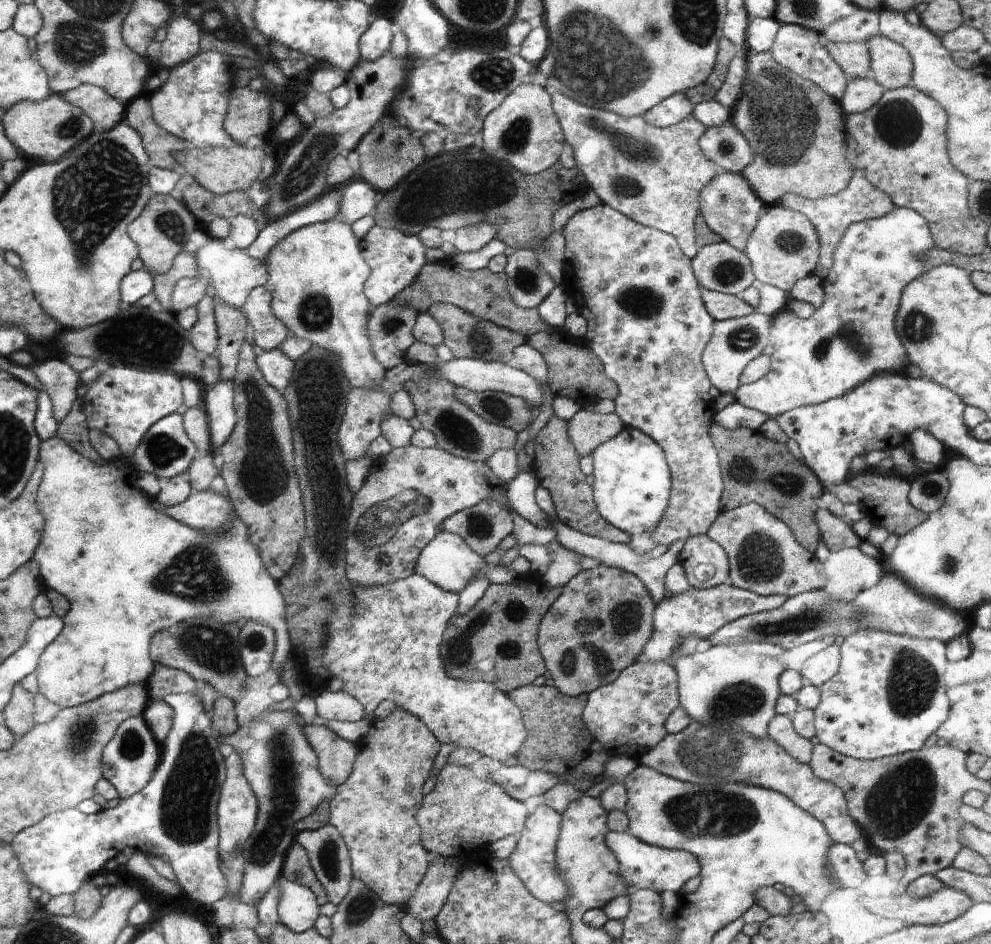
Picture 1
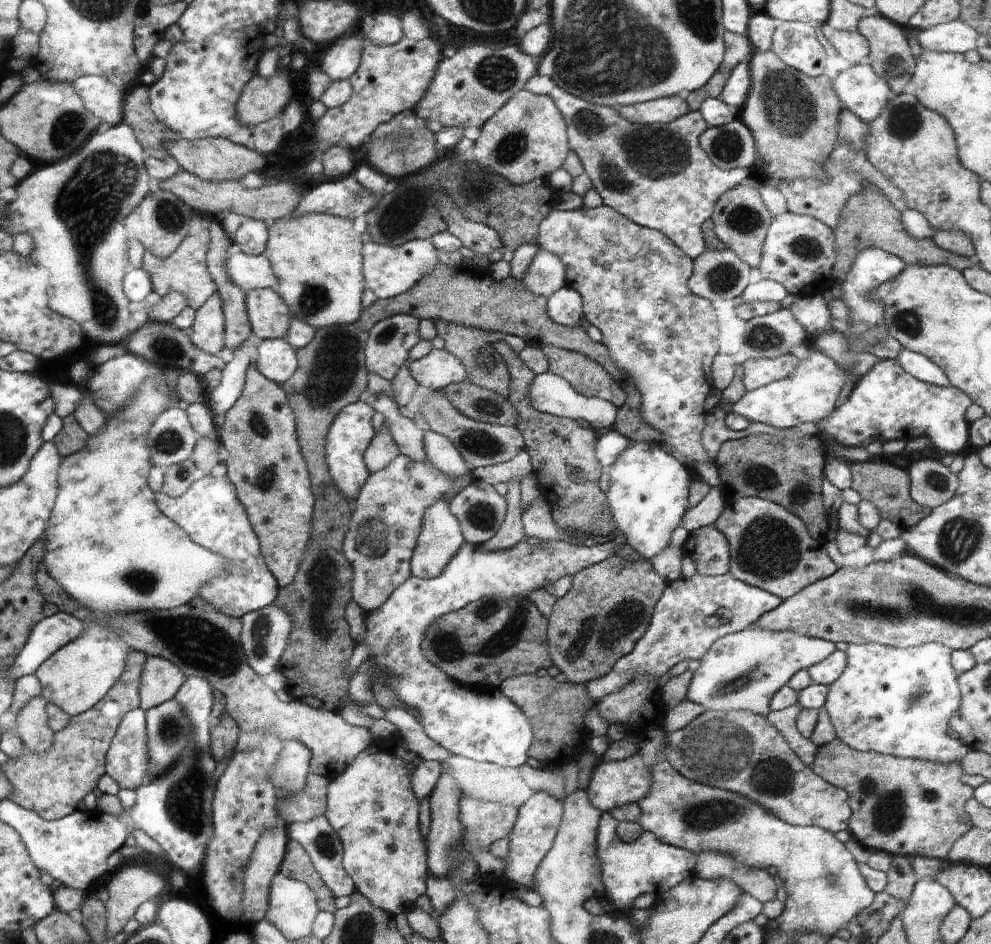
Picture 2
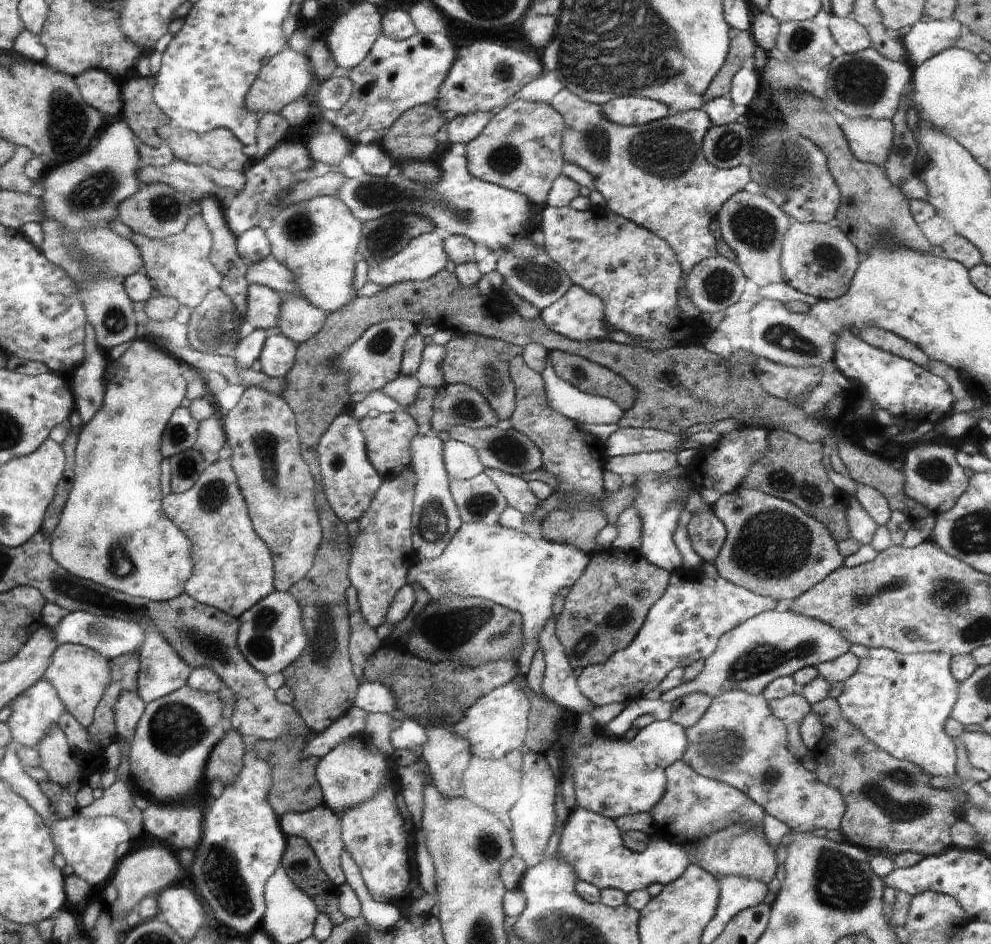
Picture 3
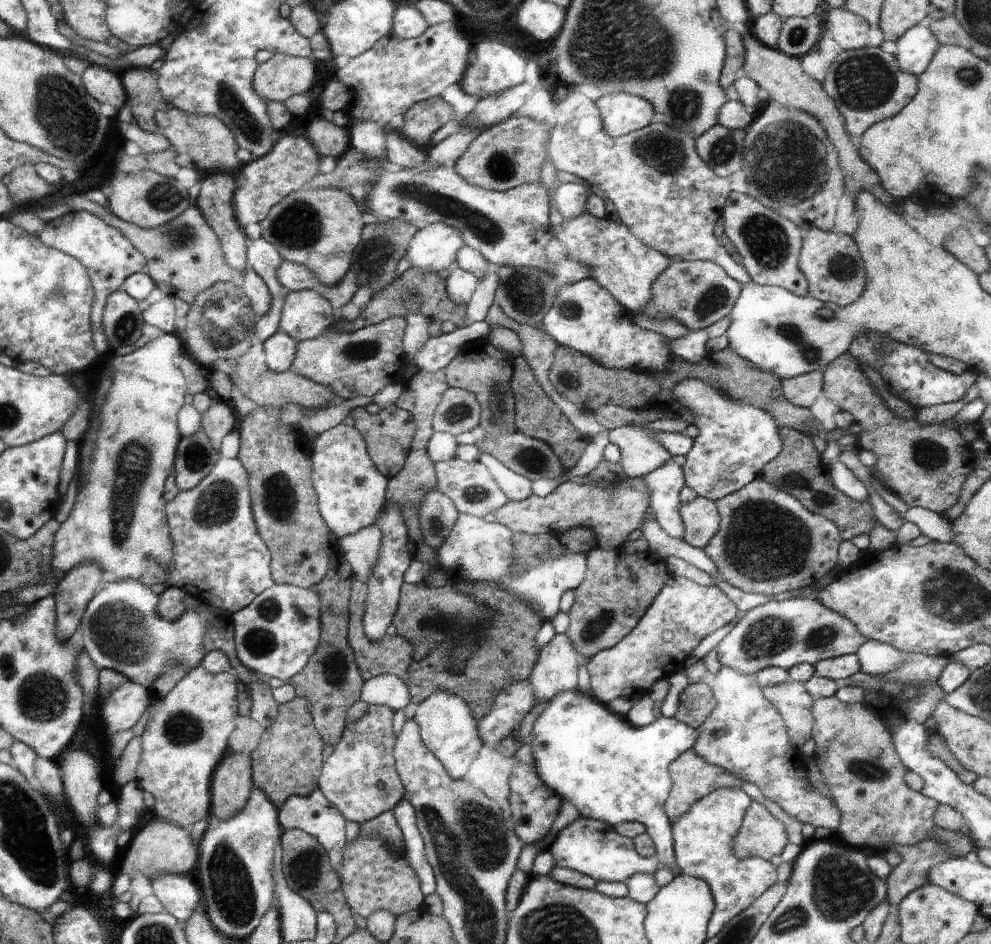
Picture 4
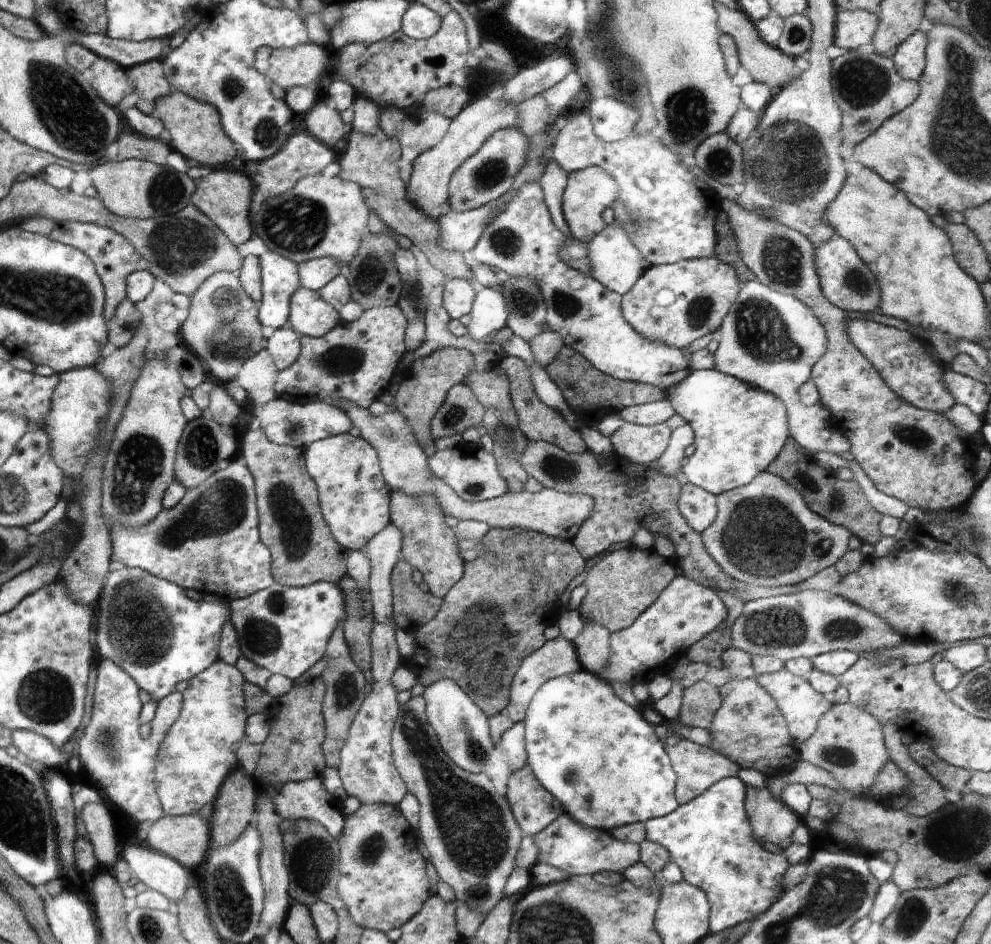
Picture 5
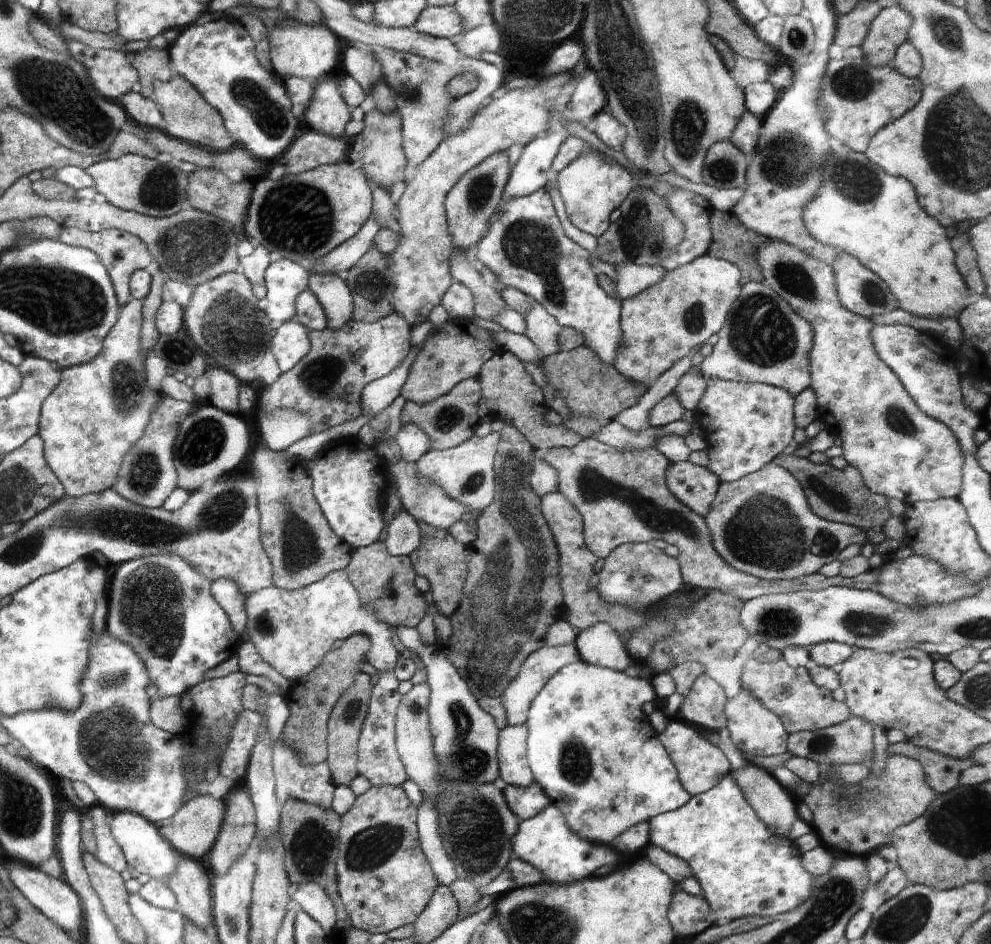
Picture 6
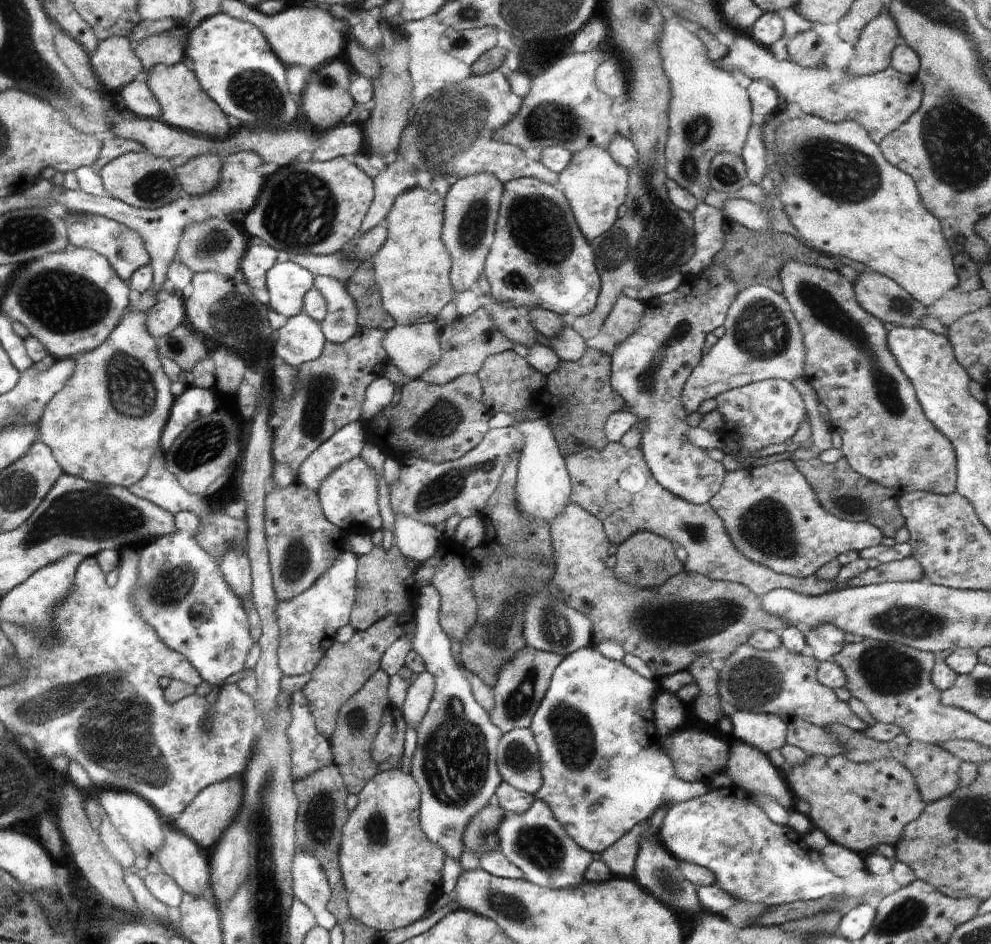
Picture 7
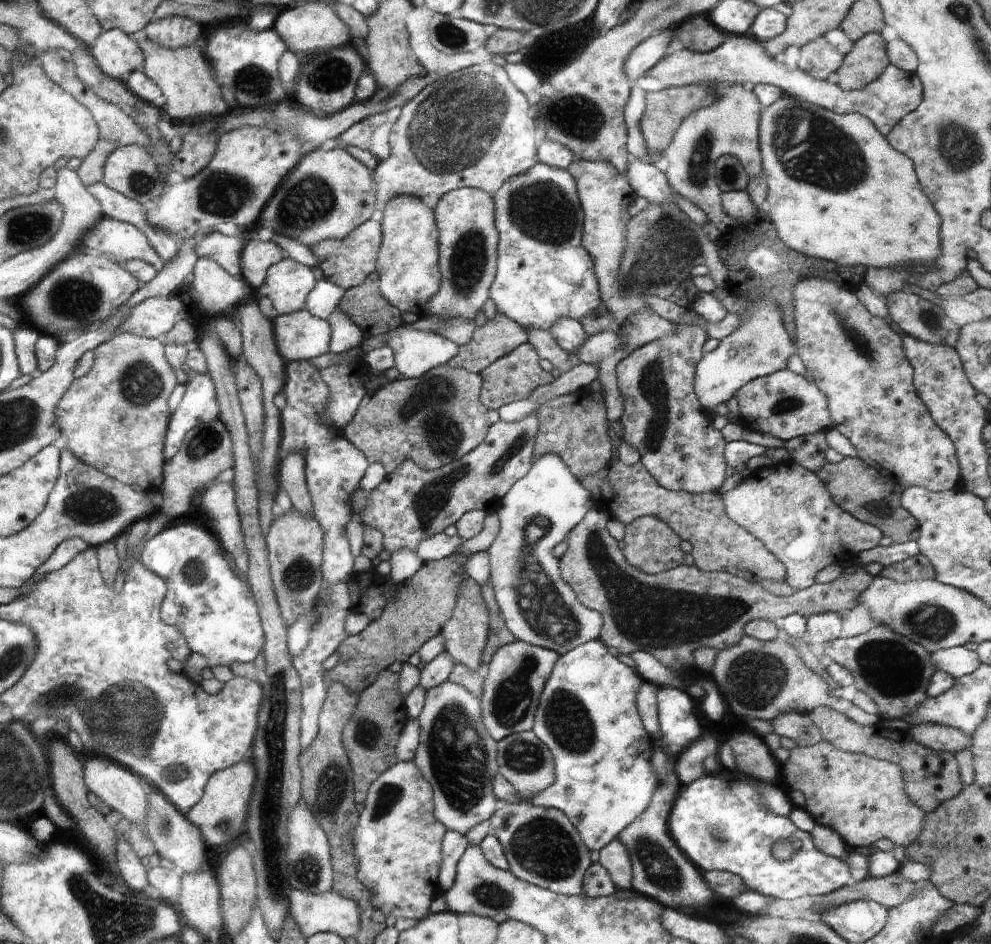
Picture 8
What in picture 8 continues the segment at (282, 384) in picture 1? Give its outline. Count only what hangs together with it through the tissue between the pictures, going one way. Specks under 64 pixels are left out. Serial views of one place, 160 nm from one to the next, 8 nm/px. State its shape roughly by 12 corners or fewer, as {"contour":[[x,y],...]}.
{"contour":[[308,309],[273,320],[278,352],[309,361],[329,352],[331,326]]}

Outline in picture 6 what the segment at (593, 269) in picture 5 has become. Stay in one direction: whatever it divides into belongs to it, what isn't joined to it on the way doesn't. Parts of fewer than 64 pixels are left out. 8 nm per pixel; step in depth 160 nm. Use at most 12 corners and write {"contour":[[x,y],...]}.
{"contour":[[624,263],[614,281],[620,298],[629,299],[664,276],[662,266]]}

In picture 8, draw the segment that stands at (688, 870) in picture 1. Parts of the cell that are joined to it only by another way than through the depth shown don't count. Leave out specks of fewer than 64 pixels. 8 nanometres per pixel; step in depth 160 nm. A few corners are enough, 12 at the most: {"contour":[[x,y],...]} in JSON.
{"contour":[[506,803],[489,821],[509,872],[583,892],[591,852],[565,812]]}

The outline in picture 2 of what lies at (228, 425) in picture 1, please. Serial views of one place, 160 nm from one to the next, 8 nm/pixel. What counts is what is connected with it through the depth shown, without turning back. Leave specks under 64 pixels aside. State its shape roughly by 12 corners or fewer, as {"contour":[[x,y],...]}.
{"contour":[[244,342],[210,392],[213,416],[226,413],[245,386],[252,360]]}

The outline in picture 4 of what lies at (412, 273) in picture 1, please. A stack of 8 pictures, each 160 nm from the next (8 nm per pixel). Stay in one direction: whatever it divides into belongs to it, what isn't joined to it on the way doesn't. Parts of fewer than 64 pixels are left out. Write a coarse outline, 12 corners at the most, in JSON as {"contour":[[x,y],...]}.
{"contour":[[443,222],[414,233],[405,257],[414,271],[456,264],[463,232]]}

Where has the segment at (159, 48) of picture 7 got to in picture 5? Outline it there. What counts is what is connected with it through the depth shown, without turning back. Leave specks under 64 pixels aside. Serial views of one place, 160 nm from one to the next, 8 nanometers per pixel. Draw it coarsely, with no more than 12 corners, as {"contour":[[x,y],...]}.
{"contour":[[152,60],[129,69],[136,108],[152,115],[172,96],[163,64]]}

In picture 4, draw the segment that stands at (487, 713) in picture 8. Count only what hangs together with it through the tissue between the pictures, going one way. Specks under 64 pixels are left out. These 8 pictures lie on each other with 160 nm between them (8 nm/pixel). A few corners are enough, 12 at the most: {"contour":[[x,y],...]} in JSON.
{"contour":[[555,633],[527,679],[536,702],[576,689],[578,653]]}

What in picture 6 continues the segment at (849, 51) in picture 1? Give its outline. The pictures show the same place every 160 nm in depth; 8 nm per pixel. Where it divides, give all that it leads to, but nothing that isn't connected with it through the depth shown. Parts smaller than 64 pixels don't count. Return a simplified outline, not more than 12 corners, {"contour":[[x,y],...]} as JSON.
{"contour":[[862,1],[836,18],[833,42],[860,47],[881,11],[878,1]]}

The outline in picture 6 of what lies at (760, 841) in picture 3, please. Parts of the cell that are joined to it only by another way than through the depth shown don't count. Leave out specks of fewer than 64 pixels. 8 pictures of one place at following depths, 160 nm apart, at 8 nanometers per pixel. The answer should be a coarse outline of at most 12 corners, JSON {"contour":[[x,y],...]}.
{"contour":[[772,773],[730,774],[758,816],[789,836],[797,805]]}

